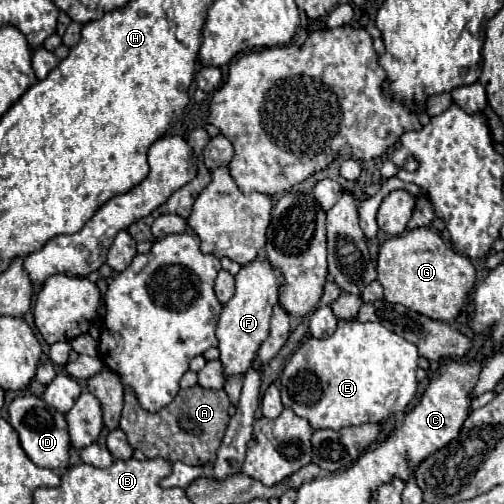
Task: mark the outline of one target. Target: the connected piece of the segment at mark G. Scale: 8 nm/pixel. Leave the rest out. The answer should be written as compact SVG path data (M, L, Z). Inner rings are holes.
M413 229L387 239L377 257L377 271L385 287L385 301L401 303L435 321L453 321L461 315L465 299L475 285L475 267L467 255L447 247L433 229Z

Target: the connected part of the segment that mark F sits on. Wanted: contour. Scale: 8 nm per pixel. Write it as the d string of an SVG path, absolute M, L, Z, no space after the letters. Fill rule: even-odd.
M255 259L241 267L241 271L235 275L235 295L225 303L223 313L217 323L217 339L219 339L219 361L223 363L223 375L235 377L243 375L257 355L257 349L261 341L269 335L269 321L271 321L271 309L275 303L279 303L279 285L283 283L277 269L269 265L269 261Z

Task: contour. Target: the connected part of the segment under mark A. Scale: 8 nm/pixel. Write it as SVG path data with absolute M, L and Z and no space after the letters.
M199 385L191 389L181 389L171 405L149 413L141 409L133 389L125 389L125 407L121 415L121 429L125 431L133 449L145 453L145 457L161 457L165 461L183 461L185 465L213 465L217 449L223 441L229 423L229 399L223 389L201 389Z

